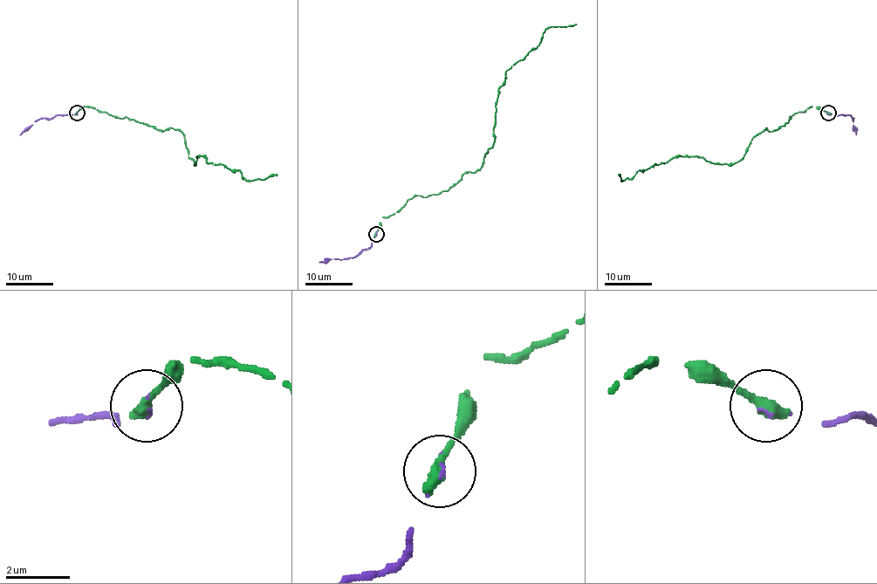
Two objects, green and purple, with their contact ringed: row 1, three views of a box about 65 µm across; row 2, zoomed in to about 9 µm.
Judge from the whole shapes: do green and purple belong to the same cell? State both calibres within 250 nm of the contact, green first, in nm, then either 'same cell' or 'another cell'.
calibres 440 and 60 nm; same cell

